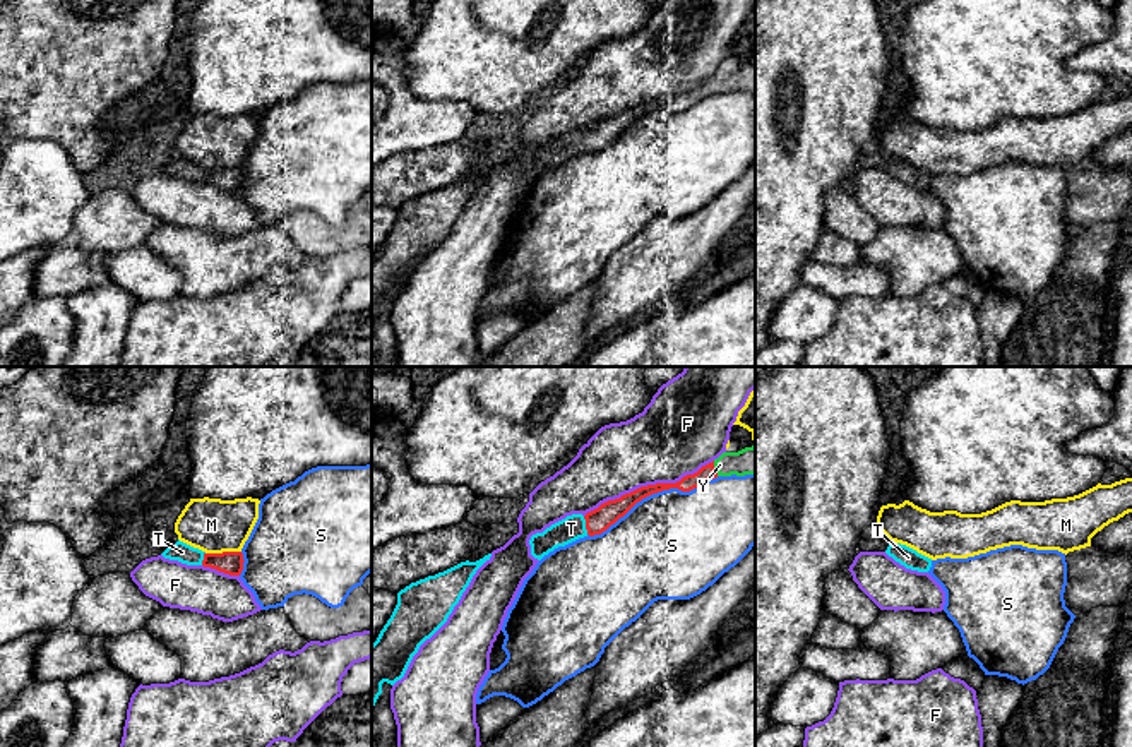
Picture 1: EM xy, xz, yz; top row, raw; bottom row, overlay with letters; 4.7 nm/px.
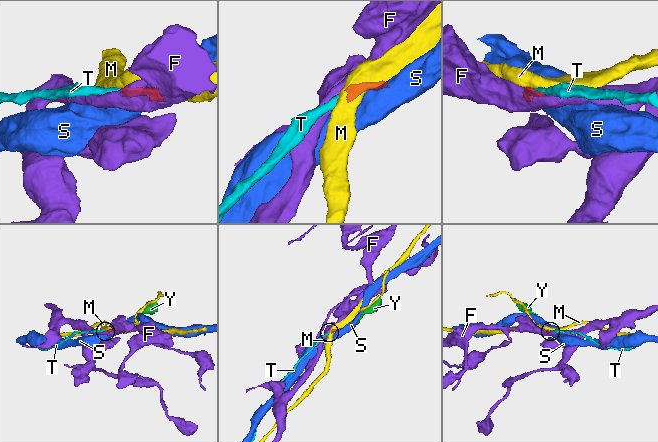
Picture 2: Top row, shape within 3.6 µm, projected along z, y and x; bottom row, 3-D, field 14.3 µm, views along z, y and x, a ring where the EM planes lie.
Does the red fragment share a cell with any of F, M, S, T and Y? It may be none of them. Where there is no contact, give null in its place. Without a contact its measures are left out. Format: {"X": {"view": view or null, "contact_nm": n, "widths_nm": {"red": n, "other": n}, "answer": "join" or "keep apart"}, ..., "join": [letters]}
{"F": {"view": "xz", "contact_nm": 650, "widths_nm": {"red": 110, "other": 380}, "answer": "keep apart"}, "M": {"view": "xy", "contact_nm": 170, "widths_nm": {"red": 110, "other": 260}, "answer": "keep apart"}, "S": {"view": "xz", "contact_nm": 650, "widths_nm": {"red": 110, "other": 480}, "answer": "keep apart"}, "T": {"view": "xz", "contact_nm": 90, "widths_nm": {"red": 110, "other": 120}, "answer": "join"}, "Y": {"view": "xz", "contact_nm": 80, "widths_nm": {"red": 70, "other": 130}, "answer": "join"}, "join": ["T", "Y"]}

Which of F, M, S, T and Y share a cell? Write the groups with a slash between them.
F / M / S / T Y

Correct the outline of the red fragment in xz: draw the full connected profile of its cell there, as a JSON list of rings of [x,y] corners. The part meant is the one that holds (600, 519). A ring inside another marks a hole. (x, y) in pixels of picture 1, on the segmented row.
[[[755,444],[738,452],[723,452],[718,459],[702,466],[697,473],[687,475],[676,483],[656,483],[640,487],[630,493],[622,495],[620,499],[601,504],[598,509],[587,512],[586,516],[567,516],[565,519],[546,528],[543,533],[536,533],[531,536],[531,555],[541,560],[558,547],[565,547],[587,535],[601,535],[620,517],[623,517],[637,502],[652,493],[670,488],[690,492],[707,480],[731,475],[755,475]]]

